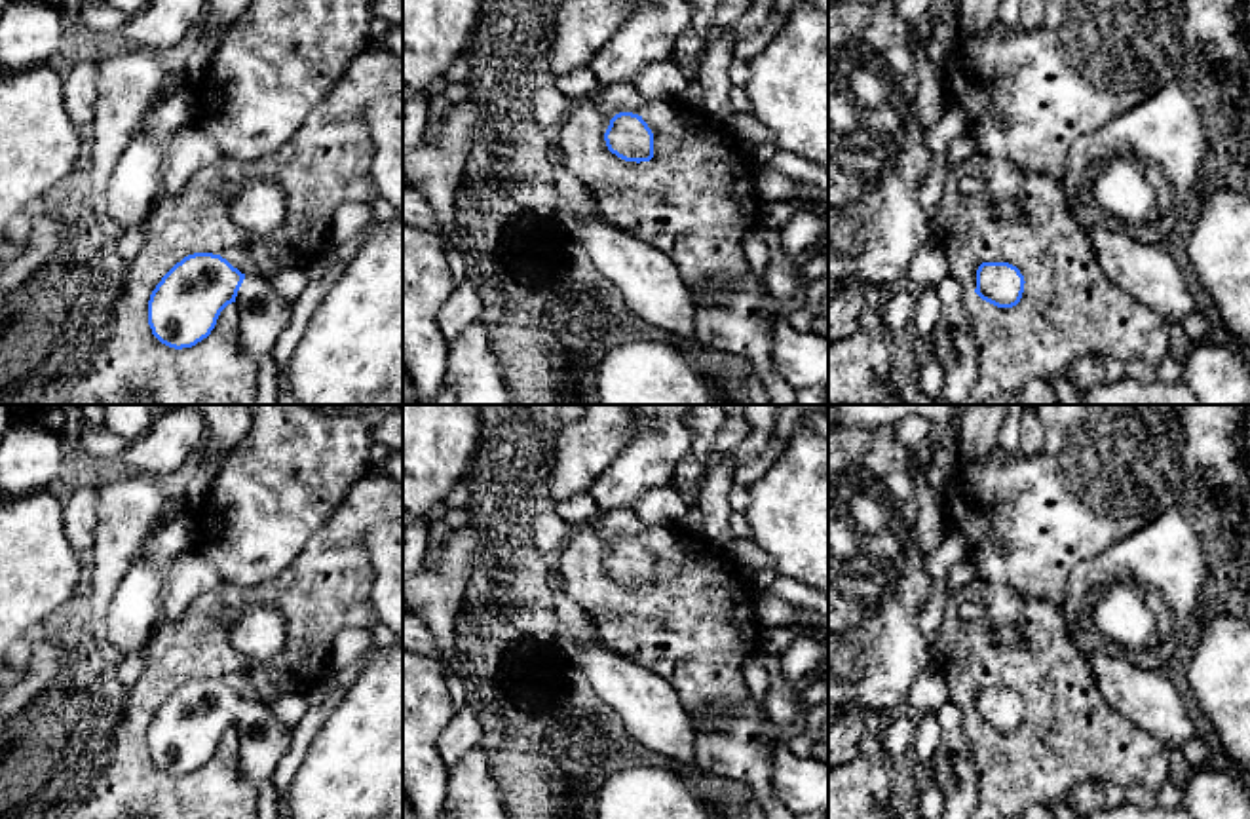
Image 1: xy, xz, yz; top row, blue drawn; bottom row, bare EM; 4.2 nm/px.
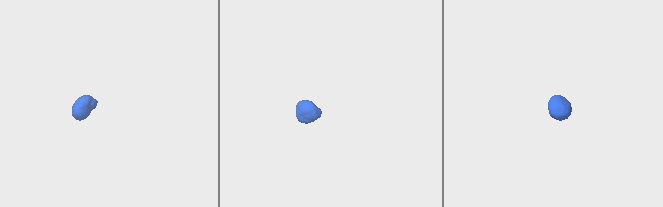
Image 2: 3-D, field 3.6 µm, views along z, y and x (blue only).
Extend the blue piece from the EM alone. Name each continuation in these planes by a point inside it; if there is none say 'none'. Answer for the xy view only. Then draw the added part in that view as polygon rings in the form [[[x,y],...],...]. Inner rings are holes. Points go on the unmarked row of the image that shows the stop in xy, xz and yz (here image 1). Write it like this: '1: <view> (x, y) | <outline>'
1: xy (263, 742) | [[[245,701],[236,732],[239,733],[239,771],[258,789],[275,773],[291,745],[293,728],[281,726],[270,705]]]

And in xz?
none

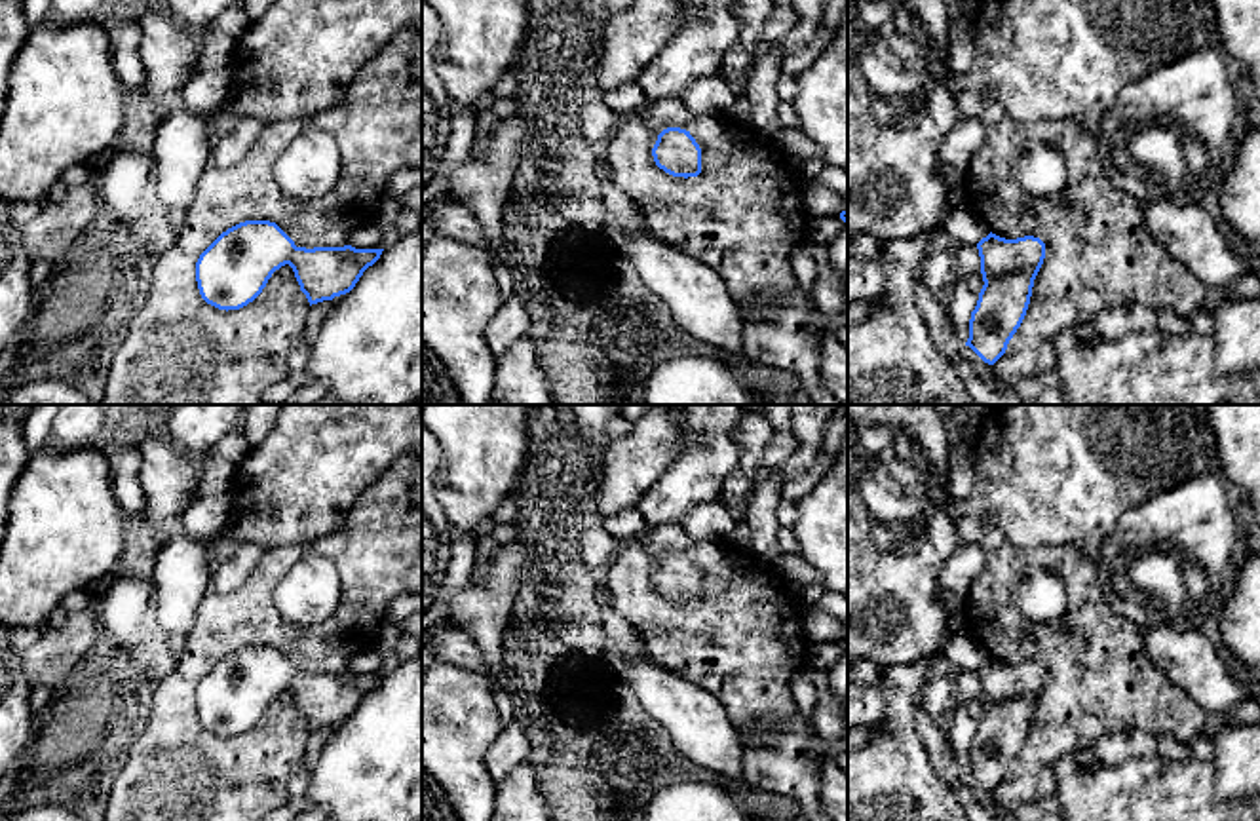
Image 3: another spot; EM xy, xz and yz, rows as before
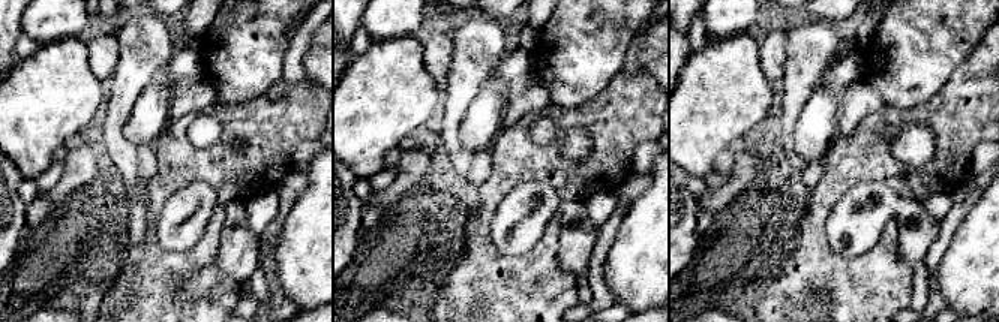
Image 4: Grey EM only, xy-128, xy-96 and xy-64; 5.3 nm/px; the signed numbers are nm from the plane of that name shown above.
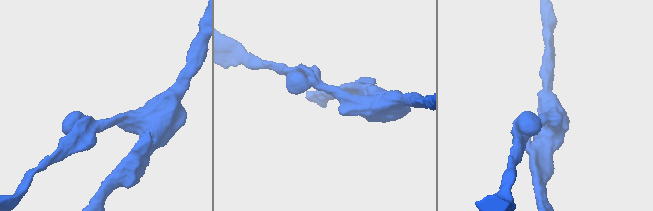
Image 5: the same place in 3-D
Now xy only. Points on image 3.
none

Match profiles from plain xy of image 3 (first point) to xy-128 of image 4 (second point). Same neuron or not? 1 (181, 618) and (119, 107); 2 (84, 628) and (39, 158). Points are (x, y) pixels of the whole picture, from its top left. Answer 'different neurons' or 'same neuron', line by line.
1: different neurons
2: different neurons

